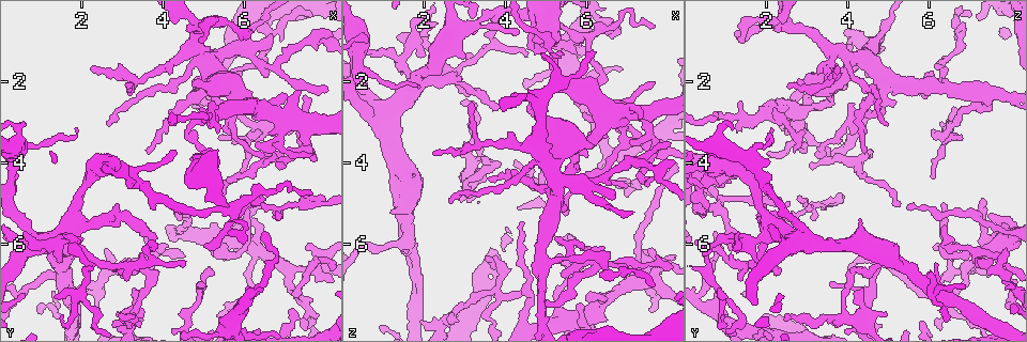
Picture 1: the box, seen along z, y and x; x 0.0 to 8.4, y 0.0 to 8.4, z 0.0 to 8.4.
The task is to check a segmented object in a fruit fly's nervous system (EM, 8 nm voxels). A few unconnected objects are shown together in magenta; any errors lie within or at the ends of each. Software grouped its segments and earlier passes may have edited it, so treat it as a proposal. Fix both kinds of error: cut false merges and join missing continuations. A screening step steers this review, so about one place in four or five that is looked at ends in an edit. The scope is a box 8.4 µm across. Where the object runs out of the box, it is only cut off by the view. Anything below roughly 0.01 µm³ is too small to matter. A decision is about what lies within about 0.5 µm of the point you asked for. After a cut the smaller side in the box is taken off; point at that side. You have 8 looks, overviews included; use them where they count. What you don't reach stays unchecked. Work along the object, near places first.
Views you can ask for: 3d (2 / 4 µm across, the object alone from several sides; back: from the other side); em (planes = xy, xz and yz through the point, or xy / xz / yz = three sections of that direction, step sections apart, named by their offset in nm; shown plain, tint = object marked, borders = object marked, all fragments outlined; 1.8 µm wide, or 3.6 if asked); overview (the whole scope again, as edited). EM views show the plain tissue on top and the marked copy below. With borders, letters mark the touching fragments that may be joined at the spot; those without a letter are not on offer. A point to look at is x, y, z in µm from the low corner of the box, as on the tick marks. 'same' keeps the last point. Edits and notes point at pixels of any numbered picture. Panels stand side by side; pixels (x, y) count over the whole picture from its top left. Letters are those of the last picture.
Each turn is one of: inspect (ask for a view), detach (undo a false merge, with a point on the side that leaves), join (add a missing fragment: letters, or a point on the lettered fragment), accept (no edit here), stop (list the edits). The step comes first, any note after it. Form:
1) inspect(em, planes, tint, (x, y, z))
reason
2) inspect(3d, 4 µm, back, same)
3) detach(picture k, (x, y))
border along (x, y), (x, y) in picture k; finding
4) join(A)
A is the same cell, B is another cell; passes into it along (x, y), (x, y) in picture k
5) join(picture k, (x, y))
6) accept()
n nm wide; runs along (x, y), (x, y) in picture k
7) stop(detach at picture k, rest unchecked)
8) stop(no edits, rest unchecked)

inspect(3d, 4 µm, (4.90, 0.60, 2.45))
sharp bend

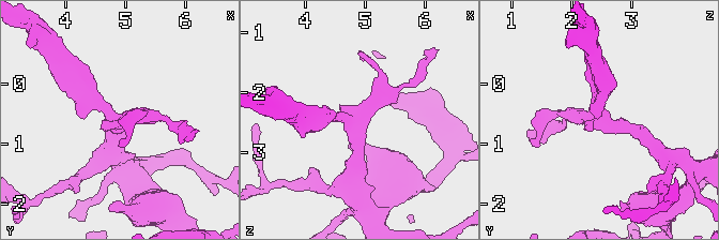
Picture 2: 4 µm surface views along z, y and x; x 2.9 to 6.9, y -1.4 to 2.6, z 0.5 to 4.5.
inspect(em, yz, step 4, tint, (4.85, 0.65, 2.50))
3 arms; arms of 190, 240, 240 nm; shape alone is not enough

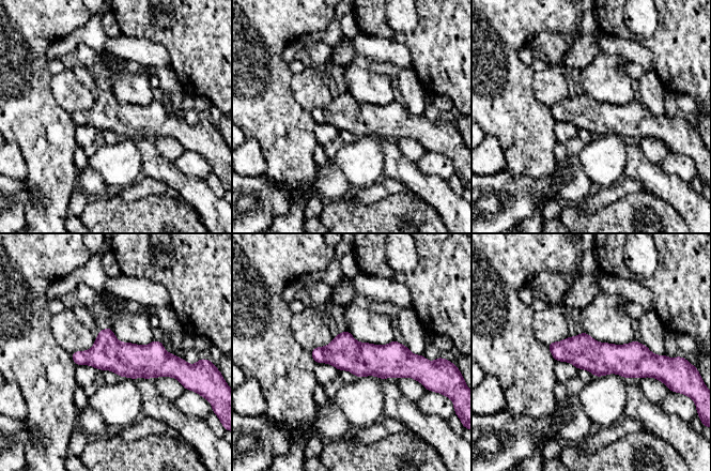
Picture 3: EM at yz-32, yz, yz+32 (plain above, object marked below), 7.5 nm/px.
inspect(em, planes, borders, same)
another direction

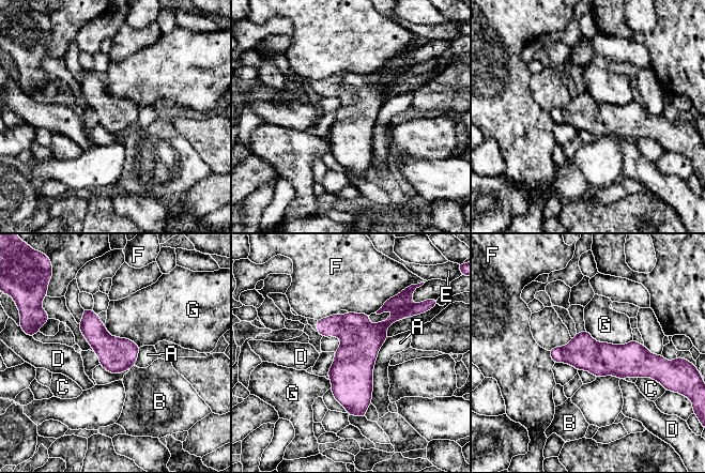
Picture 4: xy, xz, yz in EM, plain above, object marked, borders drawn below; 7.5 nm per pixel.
accept()
A, B, C, D, E, F and G are other cells; continuous, no second neuron

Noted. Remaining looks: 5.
inspect(em, xz, step 16, tint, (6.85, 5.15, 3.05))

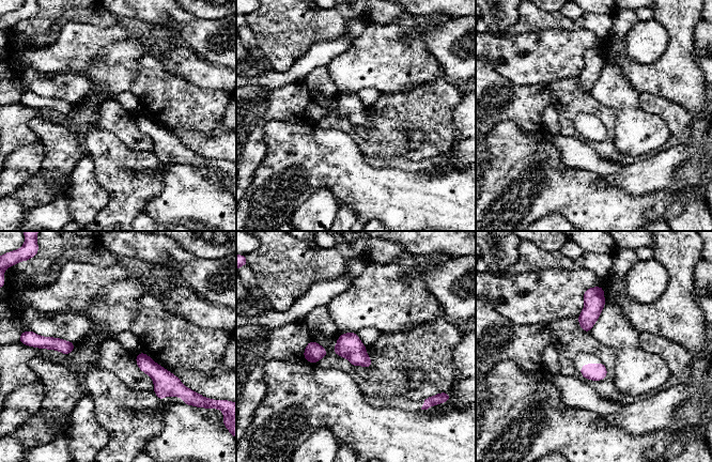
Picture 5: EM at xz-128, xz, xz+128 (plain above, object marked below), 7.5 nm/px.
inspect(em, planes, borders, same)
another direction

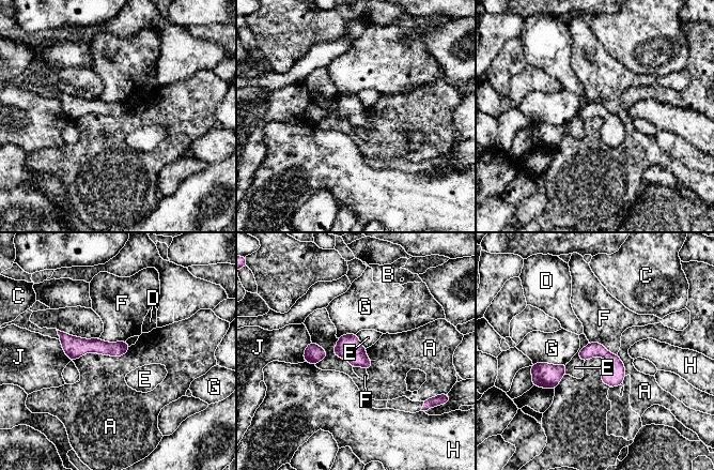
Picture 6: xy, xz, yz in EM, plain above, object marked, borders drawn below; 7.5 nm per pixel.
accept()
A, B, C, D, E, F, G, H and J are other cells; runs along (61, 334), (73, 346), (126, 347) in picture 6; all the same neuron

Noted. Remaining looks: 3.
inspect(3d, 4 µm, (2.95, 7.70, 2.60))
an open end

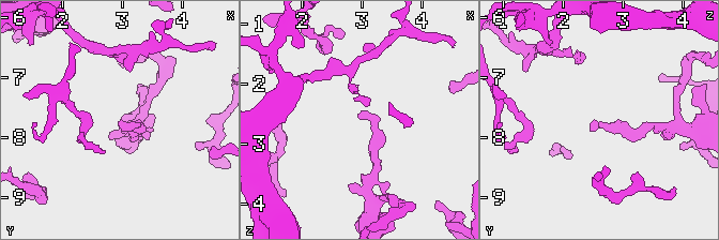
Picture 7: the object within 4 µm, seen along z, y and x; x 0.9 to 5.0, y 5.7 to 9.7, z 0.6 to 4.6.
inspect(em, planes, borders, (2.95, 7.70, 2.55))

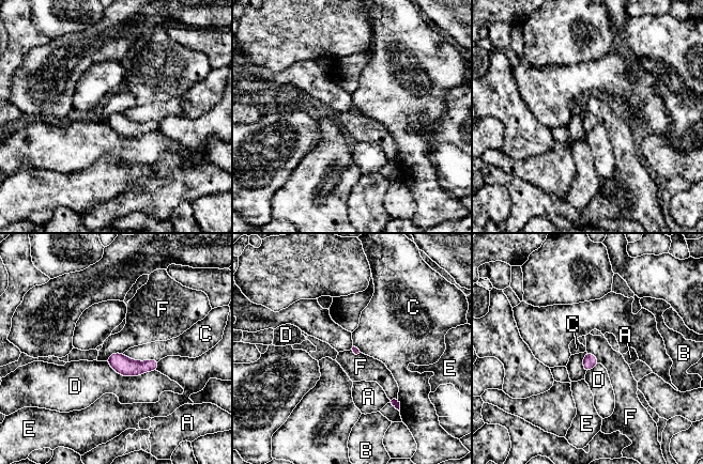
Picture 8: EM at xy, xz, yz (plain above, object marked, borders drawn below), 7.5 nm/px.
accept()
A, B, C, D, E and F are other cells; border along (122, 353), (112, 353), (107, 361) in picture 8; no lettered fragment goes on from it

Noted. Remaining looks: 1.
stop(no edits, rest unchecked)

